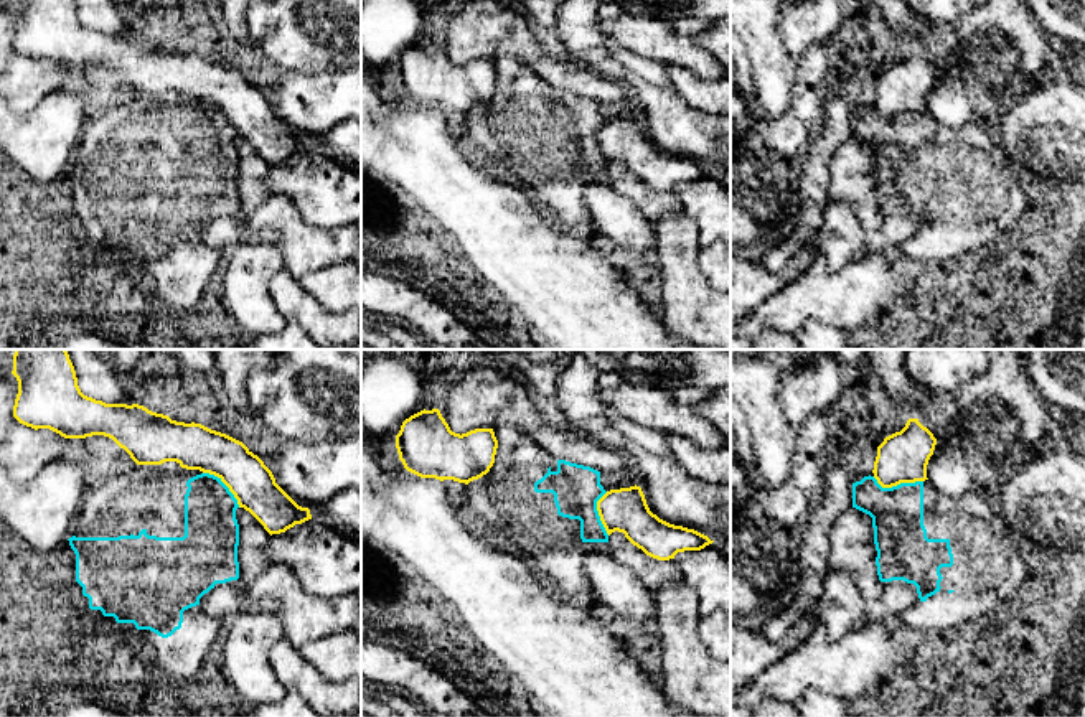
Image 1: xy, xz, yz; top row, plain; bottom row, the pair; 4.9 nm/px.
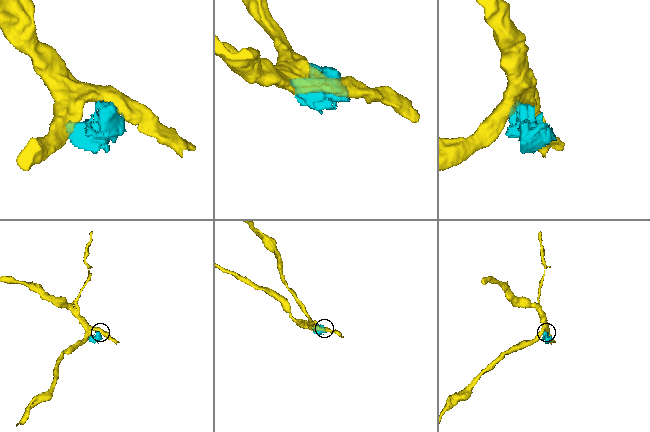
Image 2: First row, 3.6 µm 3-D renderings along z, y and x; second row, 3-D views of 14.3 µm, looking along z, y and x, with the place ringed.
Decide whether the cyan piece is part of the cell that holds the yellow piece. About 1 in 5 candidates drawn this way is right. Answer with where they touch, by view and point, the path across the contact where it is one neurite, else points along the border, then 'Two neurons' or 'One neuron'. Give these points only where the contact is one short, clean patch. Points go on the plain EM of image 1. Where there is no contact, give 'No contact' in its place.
Touches yellow at yz (897, 114). Boundary: yz (873, 107), (883, 117), (922, 112). Two neurons

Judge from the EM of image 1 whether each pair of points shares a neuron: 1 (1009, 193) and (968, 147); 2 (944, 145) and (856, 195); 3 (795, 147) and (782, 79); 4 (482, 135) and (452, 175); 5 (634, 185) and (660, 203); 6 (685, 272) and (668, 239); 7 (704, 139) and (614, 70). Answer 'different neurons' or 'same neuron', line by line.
1: same neuron
2: different neurons
3: different neurons
4: different neurons
5: same neuron
6: same neuron
7: same neuron

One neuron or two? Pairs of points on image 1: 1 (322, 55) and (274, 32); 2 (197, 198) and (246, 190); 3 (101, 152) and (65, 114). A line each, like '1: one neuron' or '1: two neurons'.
1: one neuron
2: two neurons
3: two neurons

